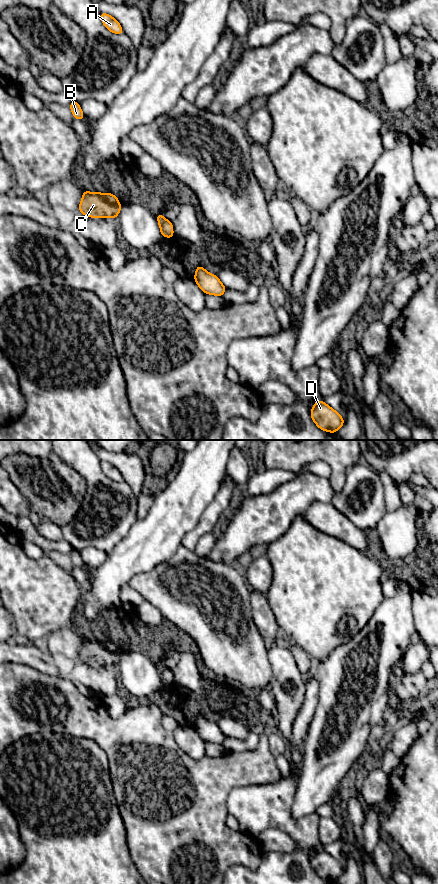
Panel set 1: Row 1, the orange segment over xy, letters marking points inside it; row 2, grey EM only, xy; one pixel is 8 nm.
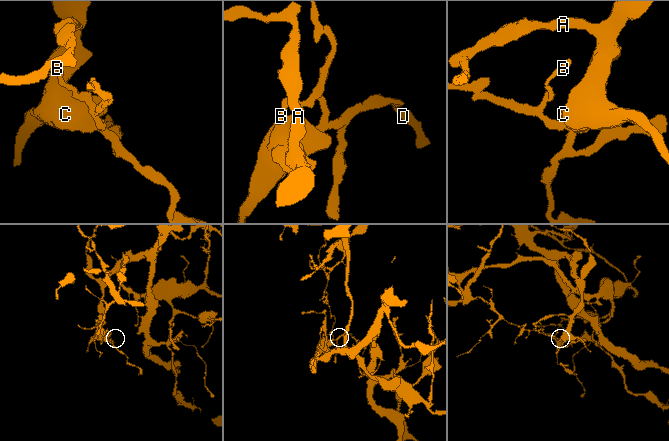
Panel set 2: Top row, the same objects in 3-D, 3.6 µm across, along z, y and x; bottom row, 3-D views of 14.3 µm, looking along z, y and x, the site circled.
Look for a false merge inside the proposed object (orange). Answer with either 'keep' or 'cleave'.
cleave

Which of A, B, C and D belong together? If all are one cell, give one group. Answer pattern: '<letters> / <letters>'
A C D / B

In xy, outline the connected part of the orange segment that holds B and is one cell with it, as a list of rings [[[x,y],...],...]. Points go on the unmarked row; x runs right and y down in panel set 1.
[[[72,548],[70,557],[75,567],[82,568],[85,565],[81,558],[80,552],[76,549]]]

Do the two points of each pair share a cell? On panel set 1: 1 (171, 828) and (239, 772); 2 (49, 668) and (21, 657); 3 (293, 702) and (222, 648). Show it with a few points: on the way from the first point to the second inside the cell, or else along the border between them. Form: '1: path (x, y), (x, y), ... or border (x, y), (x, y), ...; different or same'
1: path (188, 811), (222, 778); same
2: path (42, 662), (37, 657), (28, 657); same
3: border (268, 662), (272, 674), (272, 684), (269, 688); different

